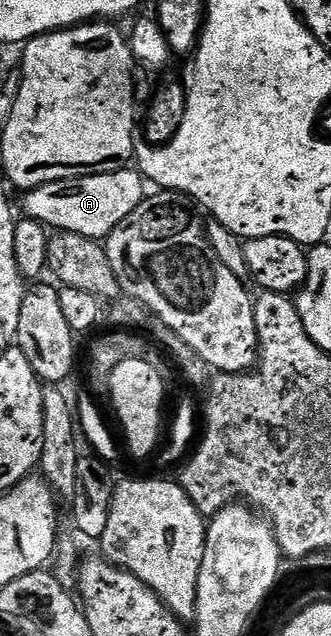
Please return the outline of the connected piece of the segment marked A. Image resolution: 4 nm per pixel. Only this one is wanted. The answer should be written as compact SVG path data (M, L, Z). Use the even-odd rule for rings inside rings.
M134 168L117 170L111 174L66 178L62 182L49 182L43 186L37 186L34 190L25 191L23 198L26 199L22 202L21 213L32 220L43 222L47 228L54 232L66 231L95 240L105 240L147 197L148 191L146 191L145 185L147 186L147 183L144 181L143 175Z

